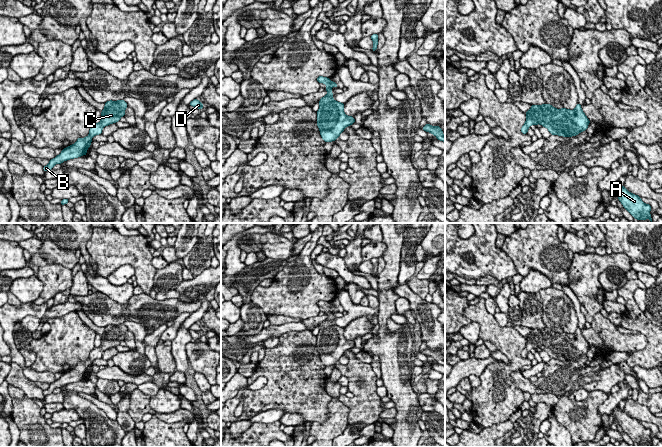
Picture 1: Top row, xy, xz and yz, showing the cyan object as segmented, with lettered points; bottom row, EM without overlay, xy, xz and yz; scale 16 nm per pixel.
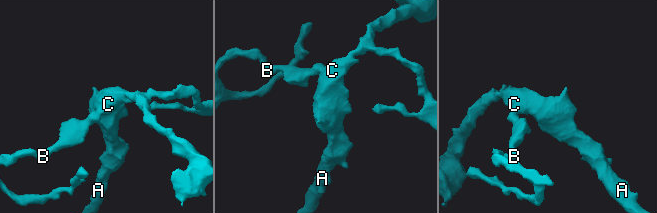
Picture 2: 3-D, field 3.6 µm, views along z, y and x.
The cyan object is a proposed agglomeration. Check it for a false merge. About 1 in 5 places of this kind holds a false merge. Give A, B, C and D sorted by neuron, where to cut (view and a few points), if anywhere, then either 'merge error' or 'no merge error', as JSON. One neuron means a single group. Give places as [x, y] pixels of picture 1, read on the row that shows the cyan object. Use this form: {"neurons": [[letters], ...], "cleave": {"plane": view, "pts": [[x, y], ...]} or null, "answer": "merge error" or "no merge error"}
{"neurons": [["A", "B", "C", "D"]], "cleave": null, "answer": "no merge error"}

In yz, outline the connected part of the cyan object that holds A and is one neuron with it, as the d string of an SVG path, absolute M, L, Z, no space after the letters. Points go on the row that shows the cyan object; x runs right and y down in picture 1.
M616 182L611 190L617 194L619 201L623 207L633 216L639 220L649 219L652 222L650 215L651 206L645 204L640 196L630 193L624 186L621 186L619 182Z

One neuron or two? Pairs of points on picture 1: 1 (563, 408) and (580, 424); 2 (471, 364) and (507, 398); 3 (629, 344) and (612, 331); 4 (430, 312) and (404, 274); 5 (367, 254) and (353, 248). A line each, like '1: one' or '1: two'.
1: one
2: two
3: one
4: two
5: two

